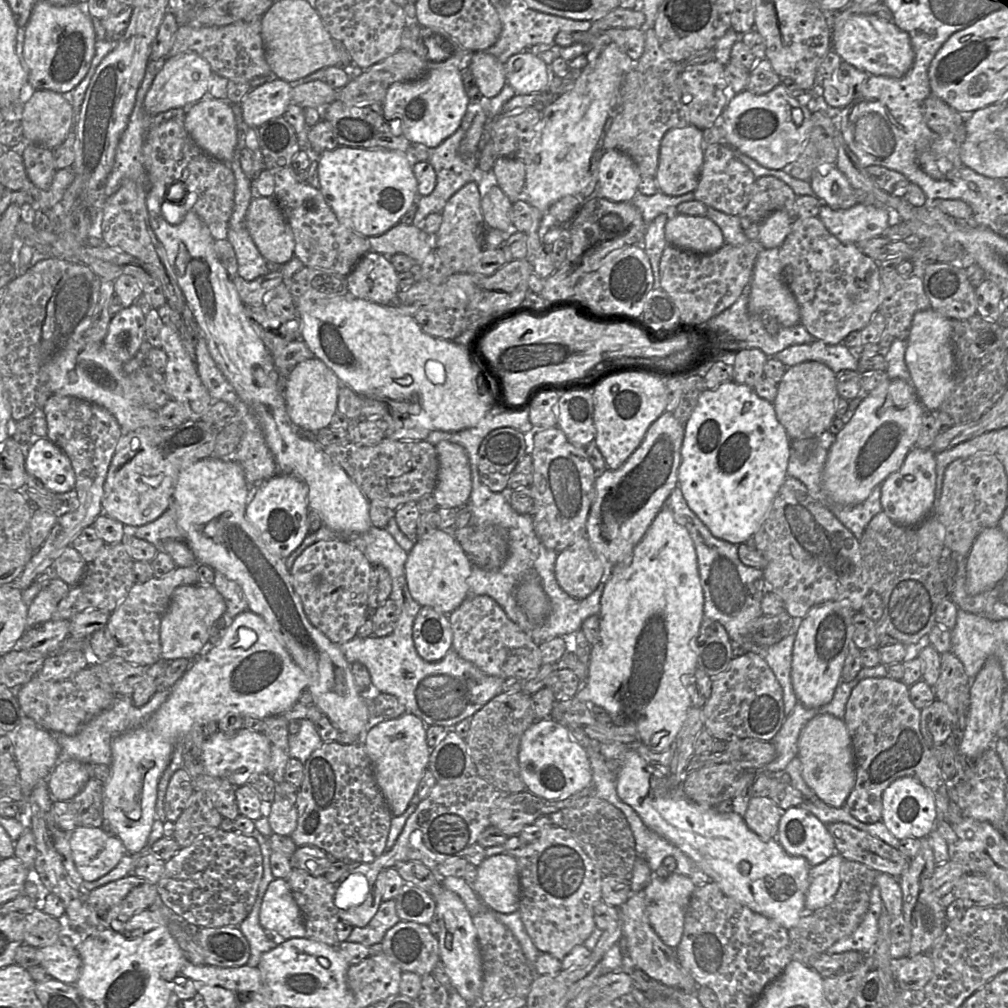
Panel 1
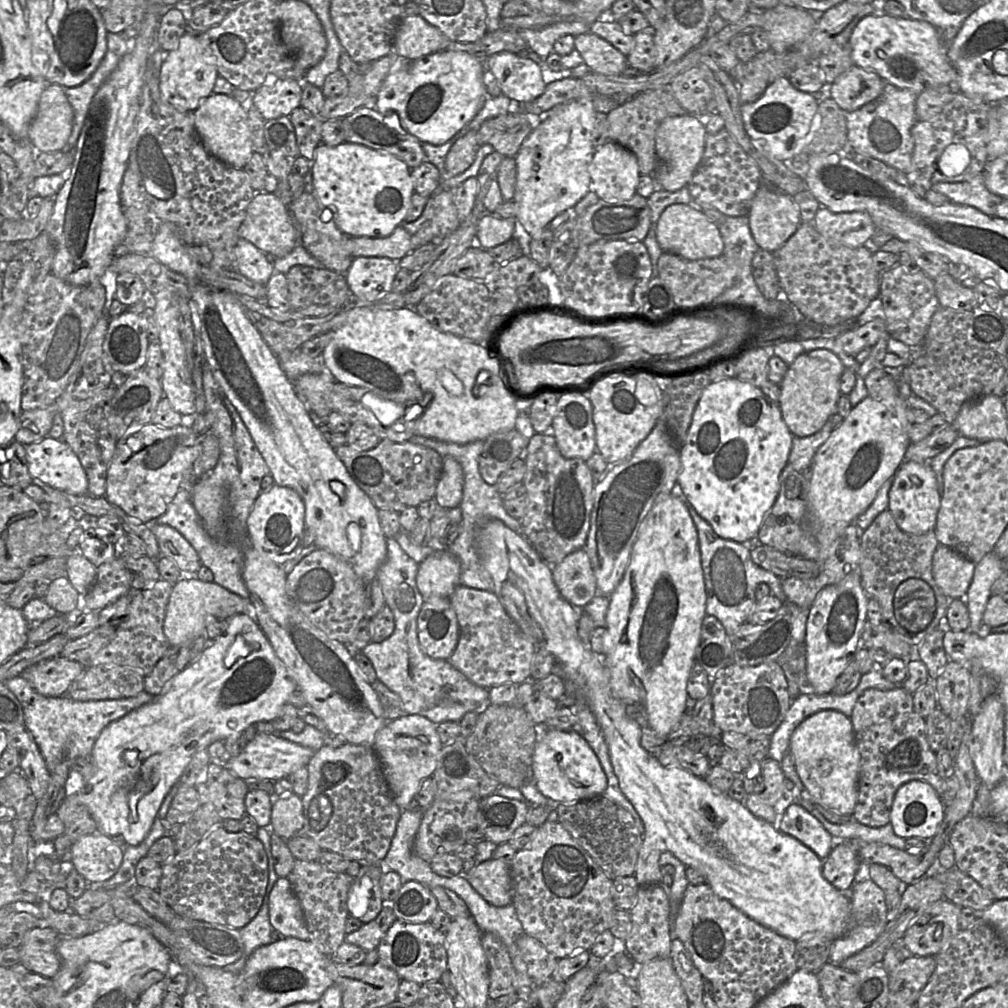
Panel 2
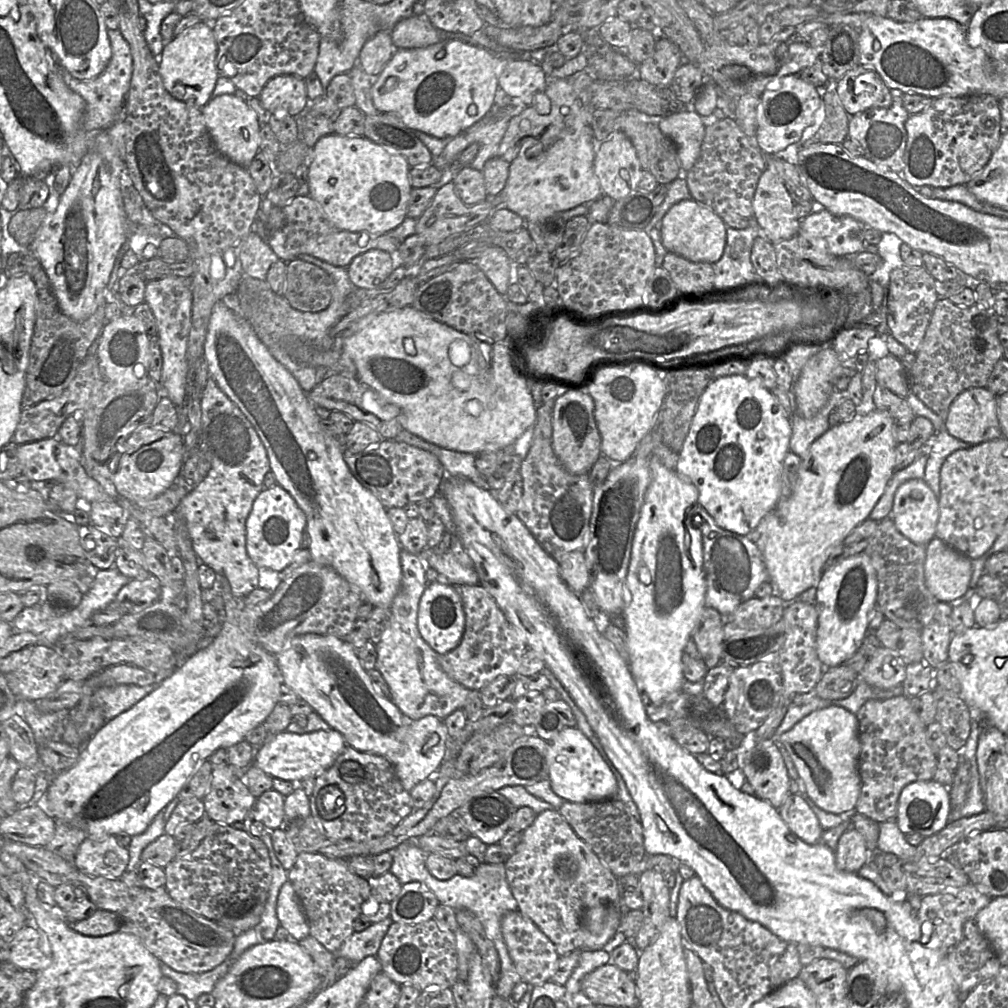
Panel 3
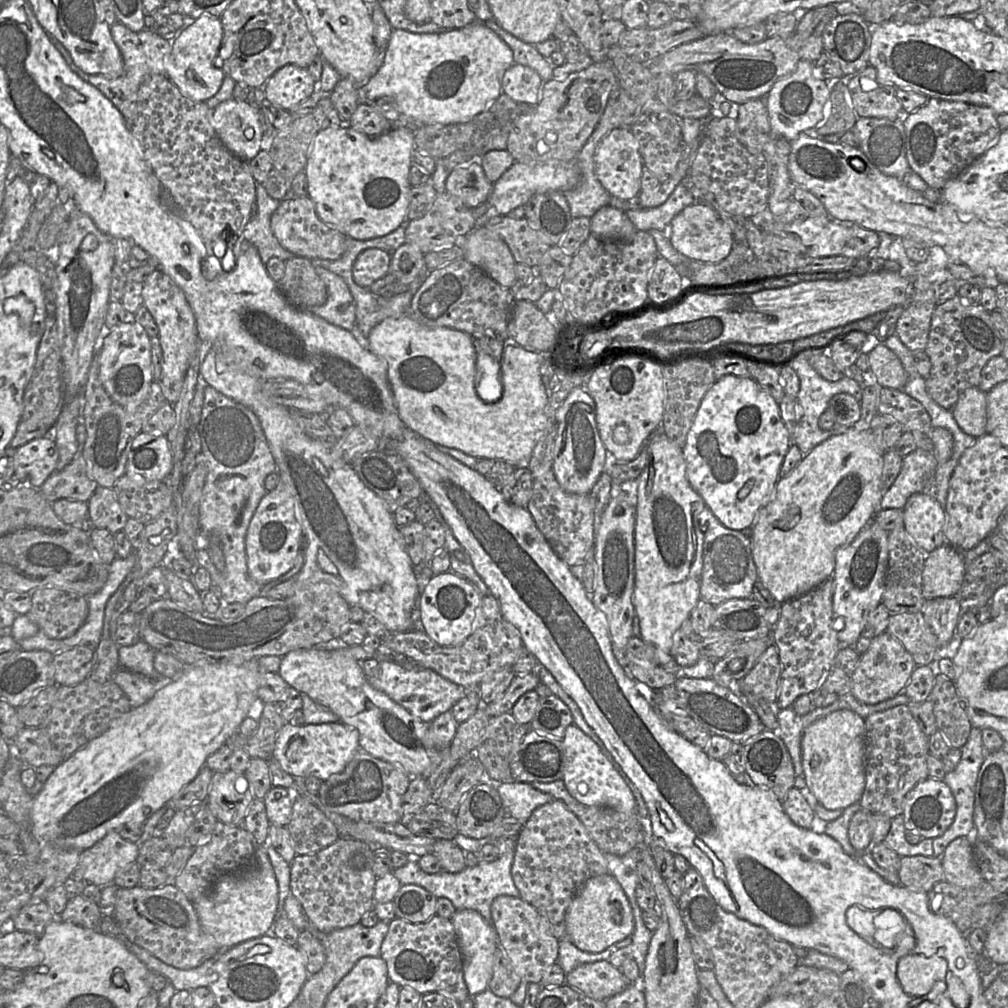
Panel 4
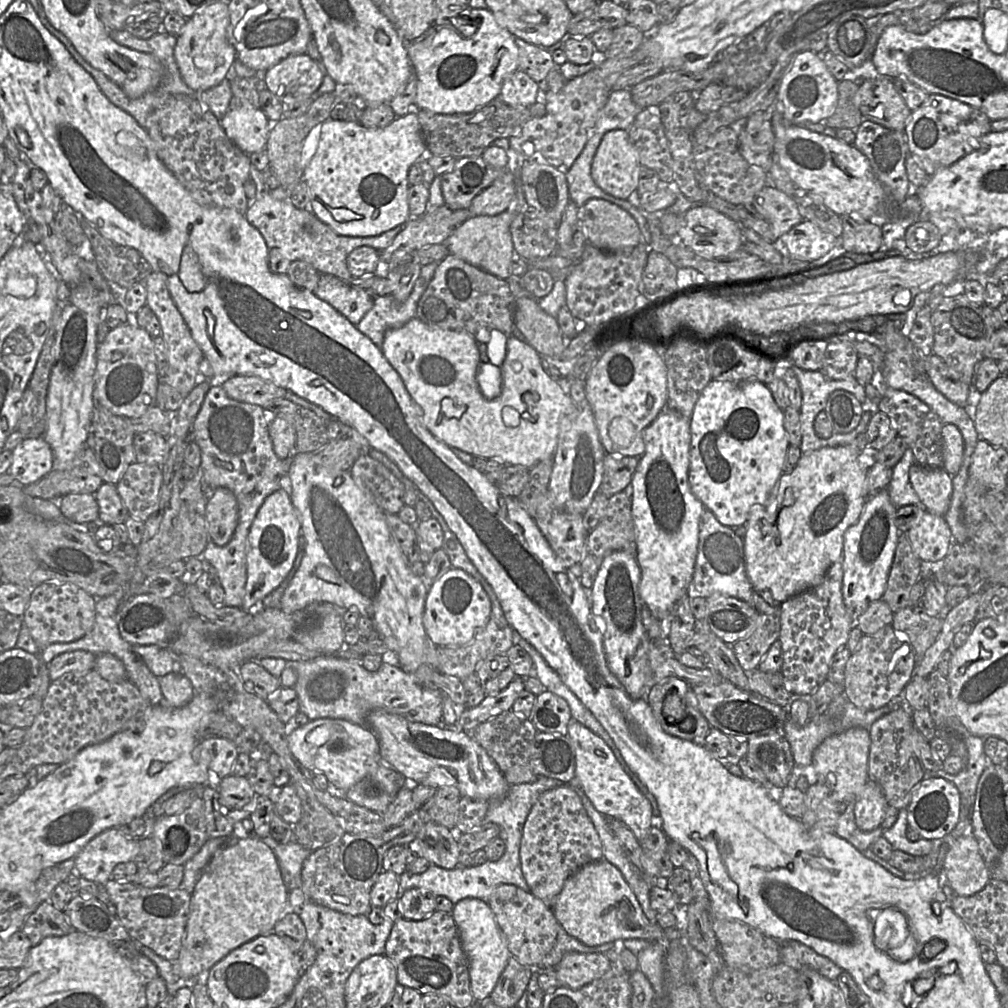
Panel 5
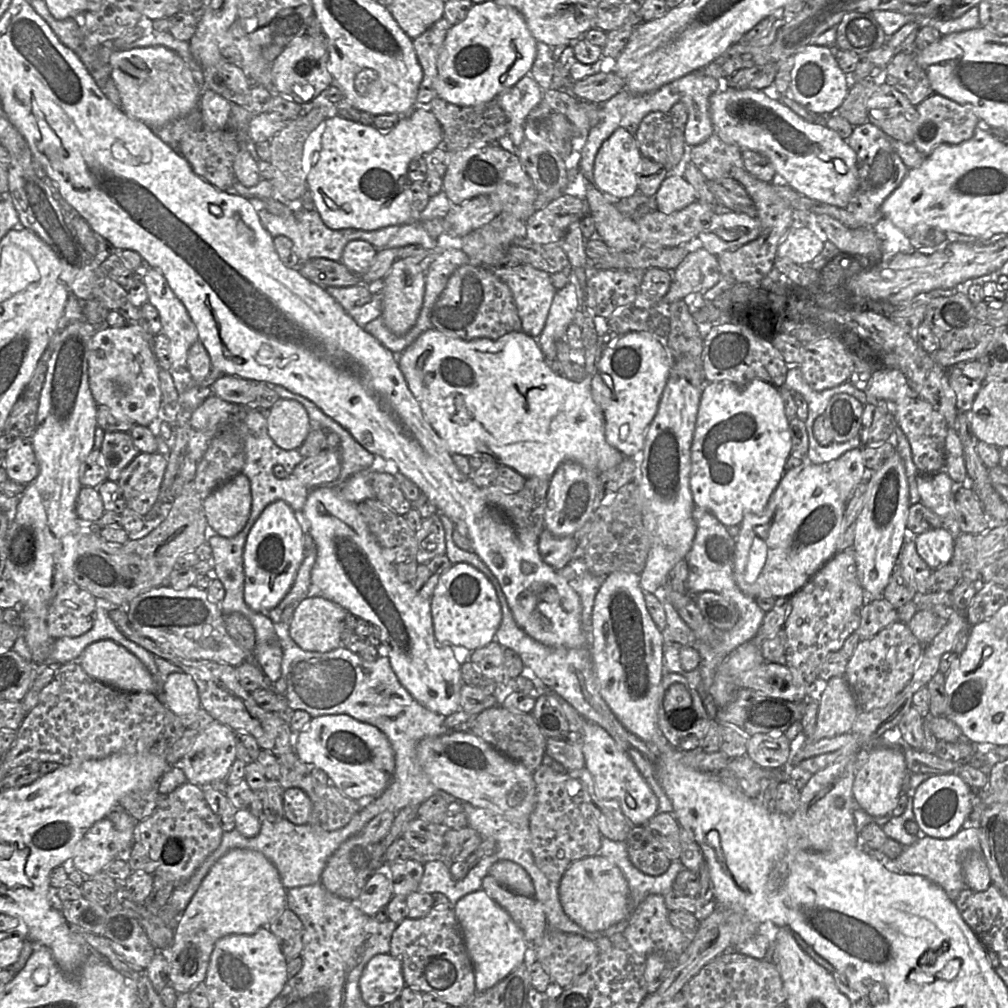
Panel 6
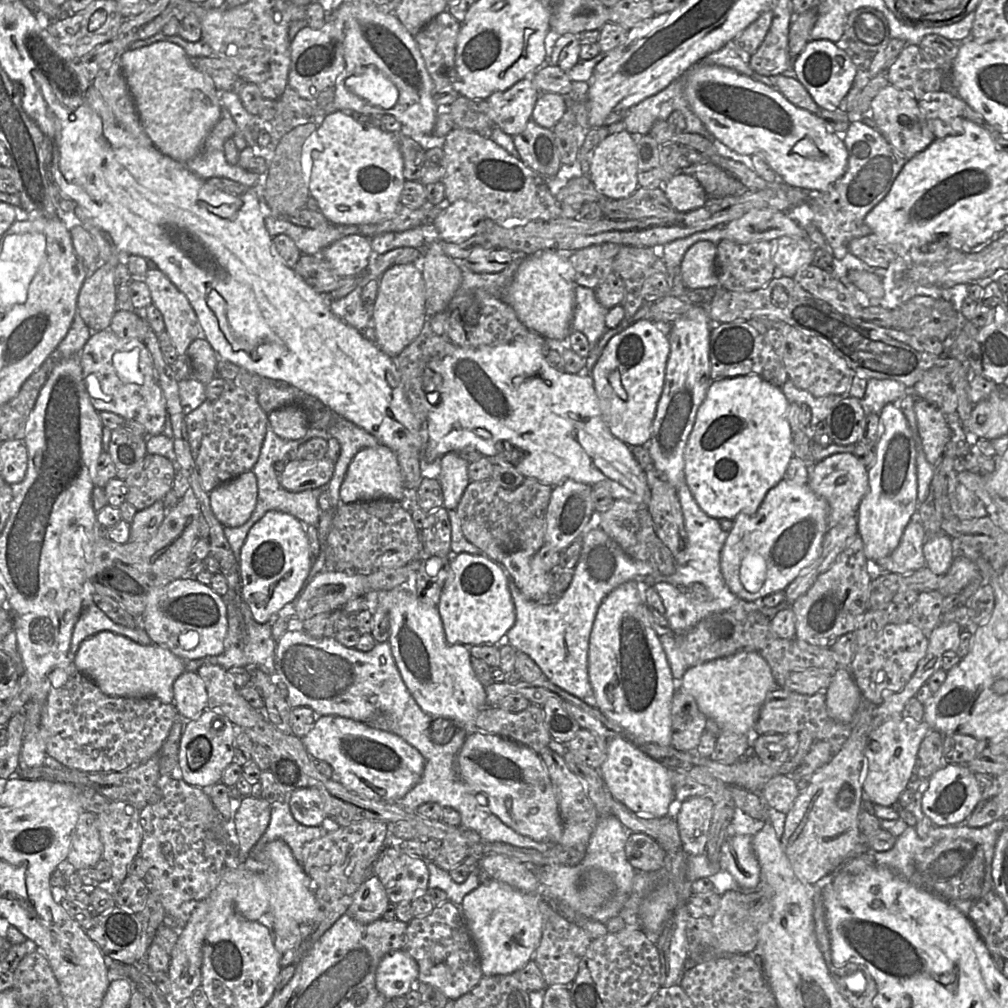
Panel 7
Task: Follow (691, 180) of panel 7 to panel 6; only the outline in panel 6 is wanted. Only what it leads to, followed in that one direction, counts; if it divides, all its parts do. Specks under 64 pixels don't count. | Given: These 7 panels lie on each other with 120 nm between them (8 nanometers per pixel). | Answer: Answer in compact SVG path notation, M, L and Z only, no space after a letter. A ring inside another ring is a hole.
M679 172L669 173L654 198L657 209L667 214L681 210L697 201L694 187Z

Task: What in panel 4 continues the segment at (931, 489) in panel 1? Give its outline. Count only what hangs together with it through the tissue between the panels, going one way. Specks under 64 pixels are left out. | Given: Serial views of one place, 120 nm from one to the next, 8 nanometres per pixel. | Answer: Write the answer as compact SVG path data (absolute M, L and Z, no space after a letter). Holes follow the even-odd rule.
M924 492L911 495L903 510L903 527L909 538L925 554L946 544L943 534L945 511Z

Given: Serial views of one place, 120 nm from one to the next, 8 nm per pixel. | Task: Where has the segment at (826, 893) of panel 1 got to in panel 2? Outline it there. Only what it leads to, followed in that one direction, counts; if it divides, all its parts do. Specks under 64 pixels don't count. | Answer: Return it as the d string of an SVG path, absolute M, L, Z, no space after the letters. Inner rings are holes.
M835 840L835 846L823 861L822 875L836 889L848 891L854 884L860 860L847 841Z

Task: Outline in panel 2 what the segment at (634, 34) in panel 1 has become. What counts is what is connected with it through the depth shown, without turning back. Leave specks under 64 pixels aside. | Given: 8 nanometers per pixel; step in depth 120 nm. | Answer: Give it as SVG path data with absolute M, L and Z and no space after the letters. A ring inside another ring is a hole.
M611 10L590 26L589 33L603 38L625 56L628 56L634 48L634 34L611 17Z

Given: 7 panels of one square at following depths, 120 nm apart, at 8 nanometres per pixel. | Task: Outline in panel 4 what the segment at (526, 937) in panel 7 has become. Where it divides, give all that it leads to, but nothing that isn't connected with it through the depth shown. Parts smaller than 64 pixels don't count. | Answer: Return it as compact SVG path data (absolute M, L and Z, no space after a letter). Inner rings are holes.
M472 909L456 910L451 918L463 959L463 974L471 997L485 991L493 973L494 954L499 947L498 935L492 924Z

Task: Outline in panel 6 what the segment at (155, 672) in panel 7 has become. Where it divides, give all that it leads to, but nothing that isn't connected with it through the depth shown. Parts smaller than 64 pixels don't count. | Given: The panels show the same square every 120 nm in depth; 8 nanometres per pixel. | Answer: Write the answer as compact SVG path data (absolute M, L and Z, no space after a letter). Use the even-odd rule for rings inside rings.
M99 640L88 645L77 659L92 678L124 692L158 692L158 685L145 665L126 648L112 640Z

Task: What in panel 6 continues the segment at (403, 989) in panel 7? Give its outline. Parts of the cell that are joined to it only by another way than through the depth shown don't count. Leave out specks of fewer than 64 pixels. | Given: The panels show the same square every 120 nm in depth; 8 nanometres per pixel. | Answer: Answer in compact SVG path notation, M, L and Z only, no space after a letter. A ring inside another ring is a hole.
M390 953L373 956L359 980L362 999L370 1007L388 1005L400 996L405 985L402 964Z

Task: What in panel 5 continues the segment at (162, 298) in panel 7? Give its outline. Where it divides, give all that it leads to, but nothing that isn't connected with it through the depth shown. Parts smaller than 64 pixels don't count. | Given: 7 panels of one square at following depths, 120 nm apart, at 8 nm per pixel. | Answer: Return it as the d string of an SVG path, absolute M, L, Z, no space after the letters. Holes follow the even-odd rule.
M151 271L145 279L144 284L146 288L146 305L157 316L161 326L161 336L167 347L167 374L161 379L179 391L182 395L188 396L197 383L199 364L203 359L204 354L192 337L186 322L170 295L165 275L161 272Z

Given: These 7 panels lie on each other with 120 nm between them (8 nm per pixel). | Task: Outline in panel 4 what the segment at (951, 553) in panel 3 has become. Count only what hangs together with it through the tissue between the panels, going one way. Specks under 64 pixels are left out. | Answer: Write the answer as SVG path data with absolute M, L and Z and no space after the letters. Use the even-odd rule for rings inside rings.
M943 544L926 554L922 570L925 599L953 597L965 582L966 562L961 551Z

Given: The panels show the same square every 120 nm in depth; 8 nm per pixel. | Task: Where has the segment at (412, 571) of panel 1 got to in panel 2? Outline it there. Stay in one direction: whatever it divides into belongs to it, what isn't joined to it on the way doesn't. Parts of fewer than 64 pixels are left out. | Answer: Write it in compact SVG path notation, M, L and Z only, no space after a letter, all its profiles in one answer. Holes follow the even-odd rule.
M435 551L419 563L416 584L424 601L438 597L450 599L460 585L460 574L460 562L453 553Z

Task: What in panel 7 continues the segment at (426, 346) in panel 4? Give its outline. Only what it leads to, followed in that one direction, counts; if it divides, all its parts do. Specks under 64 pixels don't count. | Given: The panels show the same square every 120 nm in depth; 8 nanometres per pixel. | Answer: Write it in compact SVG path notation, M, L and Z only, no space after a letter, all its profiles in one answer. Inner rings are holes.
M522 341L476 348L460 347L452 342L445 345L426 365L434 372L435 391L440 394L440 400L428 411L428 442L421 459L430 464L446 453L464 448L473 448L483 456L492 457L502 451L503 442L509 442L523 453L516 469L525 478L535 478L552 487L572 479L592 487L605 486L614 500L649 504L650 488L645 472L627 445L609 431L602 417L592 377L557 371L547 362L547 351Z

